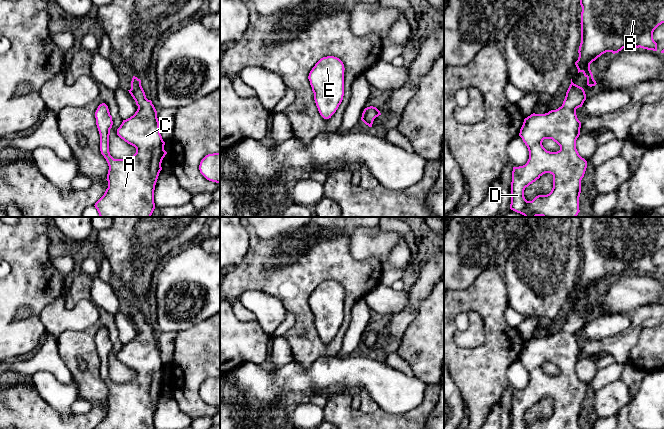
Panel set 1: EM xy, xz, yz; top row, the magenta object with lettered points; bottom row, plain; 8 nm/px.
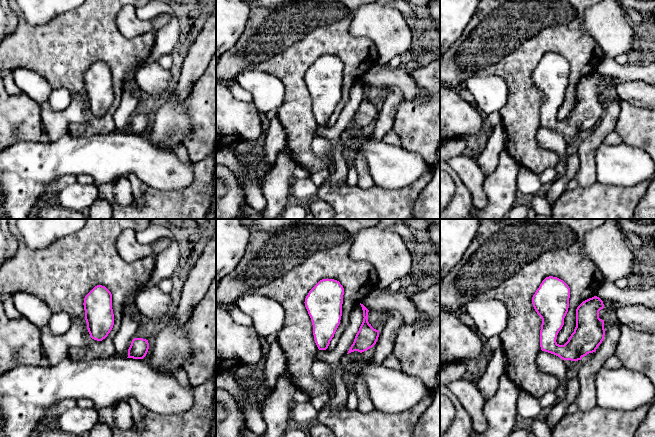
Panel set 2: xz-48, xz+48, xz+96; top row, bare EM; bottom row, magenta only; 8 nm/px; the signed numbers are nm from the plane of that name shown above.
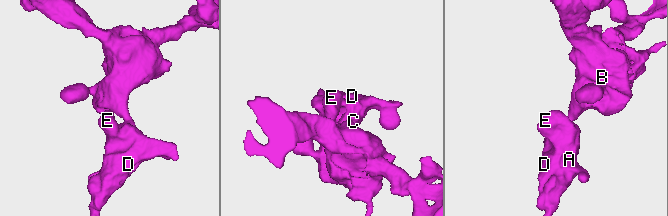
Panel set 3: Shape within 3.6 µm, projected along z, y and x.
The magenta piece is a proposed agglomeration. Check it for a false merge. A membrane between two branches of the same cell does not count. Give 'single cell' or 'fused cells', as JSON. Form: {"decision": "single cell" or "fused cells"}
{"decision": "single cell"}

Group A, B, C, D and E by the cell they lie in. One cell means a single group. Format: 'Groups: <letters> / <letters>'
Groups: A B C D E

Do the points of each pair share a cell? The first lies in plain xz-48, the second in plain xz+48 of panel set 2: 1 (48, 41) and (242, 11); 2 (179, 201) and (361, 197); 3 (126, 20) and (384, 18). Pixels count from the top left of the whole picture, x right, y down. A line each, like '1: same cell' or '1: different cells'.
1: different cells
2: same cell
3: same cell

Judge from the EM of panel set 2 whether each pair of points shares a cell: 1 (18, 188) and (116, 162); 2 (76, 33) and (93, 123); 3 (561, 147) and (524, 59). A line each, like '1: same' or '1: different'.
1: same
2: same
3: different

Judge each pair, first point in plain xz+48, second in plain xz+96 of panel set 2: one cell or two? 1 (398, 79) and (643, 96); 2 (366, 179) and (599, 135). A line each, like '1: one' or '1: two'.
1: one
2: one

